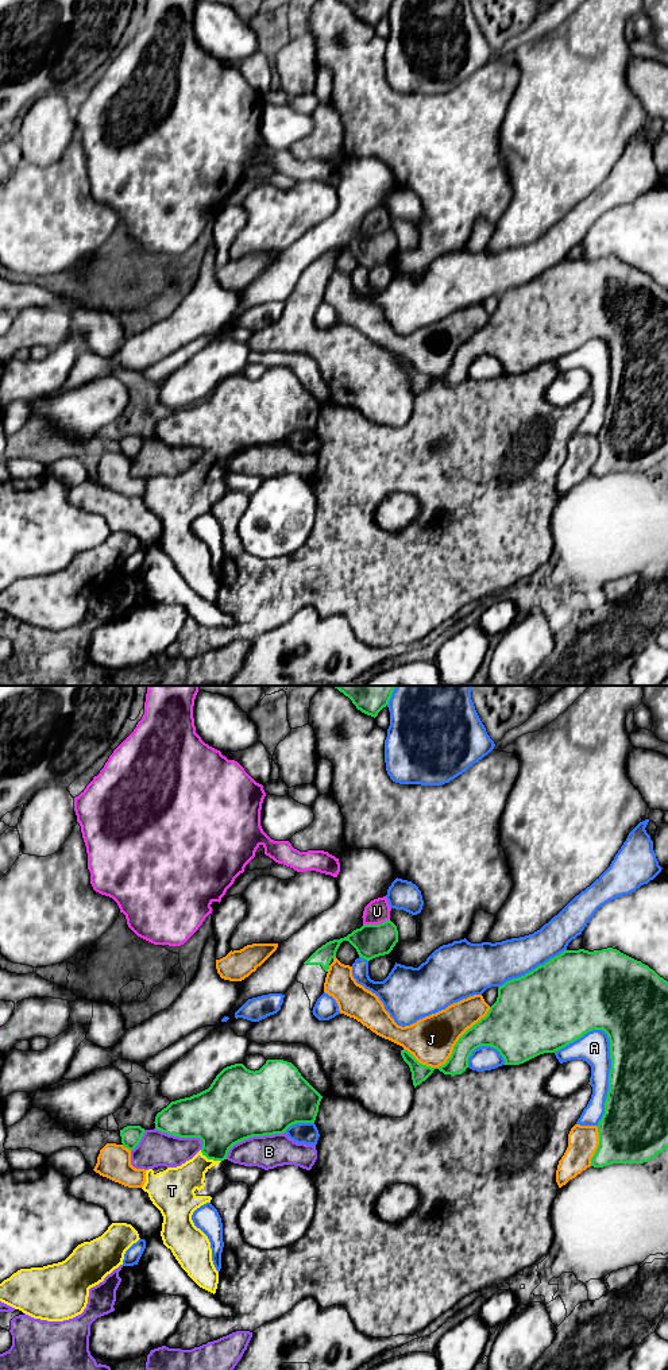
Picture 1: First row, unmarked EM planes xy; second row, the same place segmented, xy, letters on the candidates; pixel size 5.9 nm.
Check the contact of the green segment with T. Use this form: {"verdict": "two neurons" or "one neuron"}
{"verdict": "one neuron"}

